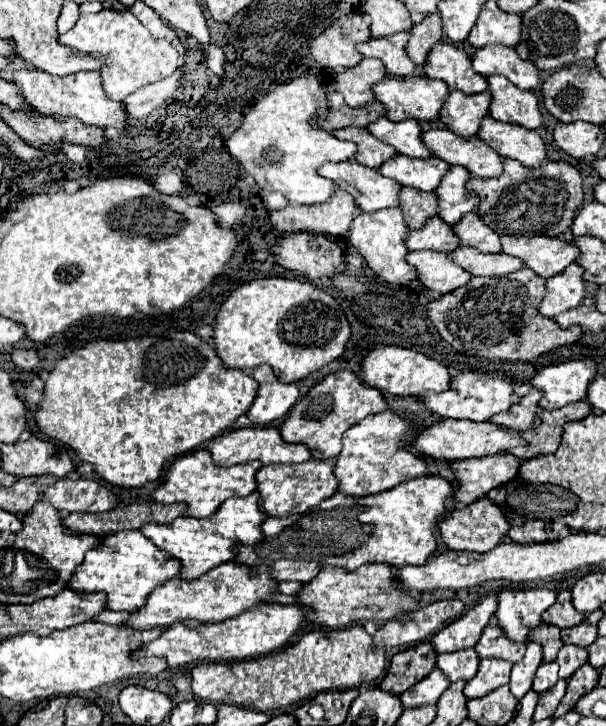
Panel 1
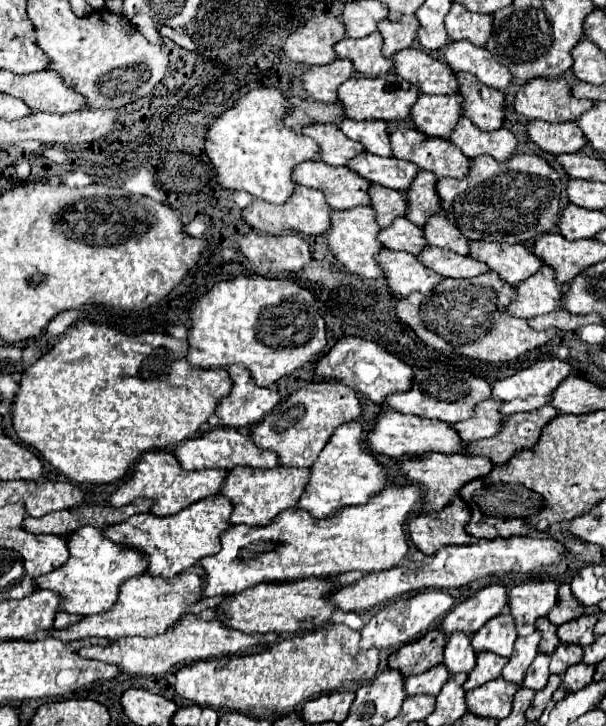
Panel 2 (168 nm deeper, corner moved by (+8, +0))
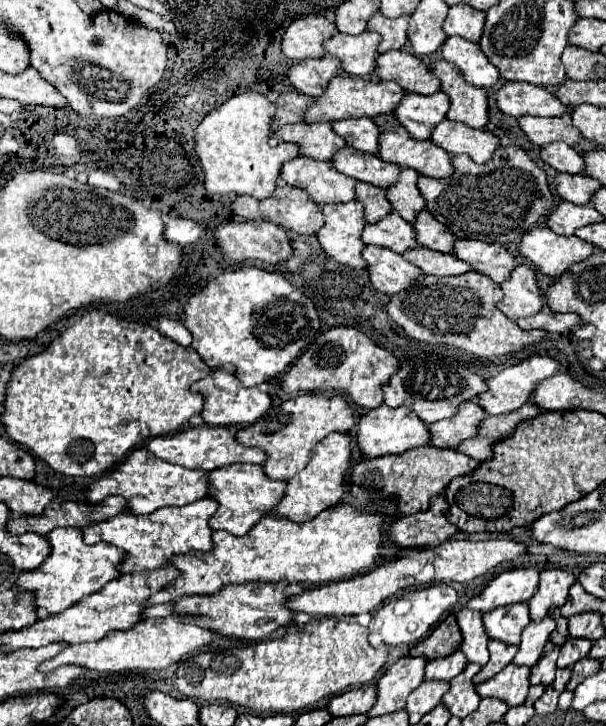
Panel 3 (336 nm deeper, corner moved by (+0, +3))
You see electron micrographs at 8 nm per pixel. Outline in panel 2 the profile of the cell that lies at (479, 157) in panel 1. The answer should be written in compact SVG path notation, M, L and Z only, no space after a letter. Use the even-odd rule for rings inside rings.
M407 128L395 130L389 140L393 158L409 160L419 170L433 172L437 178L463 178L465 172L469 172L469 158L443 138L421 136L421 132L417 132L415 128Z

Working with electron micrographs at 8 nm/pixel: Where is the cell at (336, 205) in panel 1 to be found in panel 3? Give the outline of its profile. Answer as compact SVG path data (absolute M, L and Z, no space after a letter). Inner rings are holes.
M279 185L275 189L273 197L263 199L263 201L259 201L255 197L249 197L249 195L237 197L233 201L233 211L239 217L255 219L255 221L271 221L275 225L281 225L283 229L289 229L289 231L295 231L295 233L301 233L301 235L315 235L317 229L321 229L321 225L323 225L319 205L313 203L313 199L303 189L297 189L293 185Z

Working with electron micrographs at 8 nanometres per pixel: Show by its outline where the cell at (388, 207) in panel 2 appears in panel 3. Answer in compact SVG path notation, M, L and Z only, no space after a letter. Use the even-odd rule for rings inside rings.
M357 183L355 191L357 191L357 201L361 201L365 205L365 219L369 223L381 221L385 215L389 215L389 211L393 213L393 205L389 203L389 199L381 187Z

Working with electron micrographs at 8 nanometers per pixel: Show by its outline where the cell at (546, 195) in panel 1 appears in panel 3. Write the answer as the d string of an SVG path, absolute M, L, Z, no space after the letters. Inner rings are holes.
M499 147L493 159L483 165L465 155L455 155L453 165L455 173L451 177L421 177L419 189L427 199L427 211L445 223L457 239L497 241L501 245L519 243L531 227L545 221L553 211L553 195L545 169L519 147Z

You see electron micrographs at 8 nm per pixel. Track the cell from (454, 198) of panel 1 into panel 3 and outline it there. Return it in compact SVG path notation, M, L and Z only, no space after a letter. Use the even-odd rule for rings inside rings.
M403 169L399 181L387 189L387 197L393 203L393 209L407 221L413 223L417 219L417 213L425 209L425 199L421 197L421 191L417 189L419 173L415 169Z

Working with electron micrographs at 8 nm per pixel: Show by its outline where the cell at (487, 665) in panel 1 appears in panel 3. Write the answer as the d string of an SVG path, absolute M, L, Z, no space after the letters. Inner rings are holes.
M491 639L491 641L489 641L489 653L491 653L489 663L473 677L473 683L475 683L475 685L479 685L479 683L495 677L499 671L503 671L503 669L513 661L513 657L515 657L515 653L517 653L517 647Z

